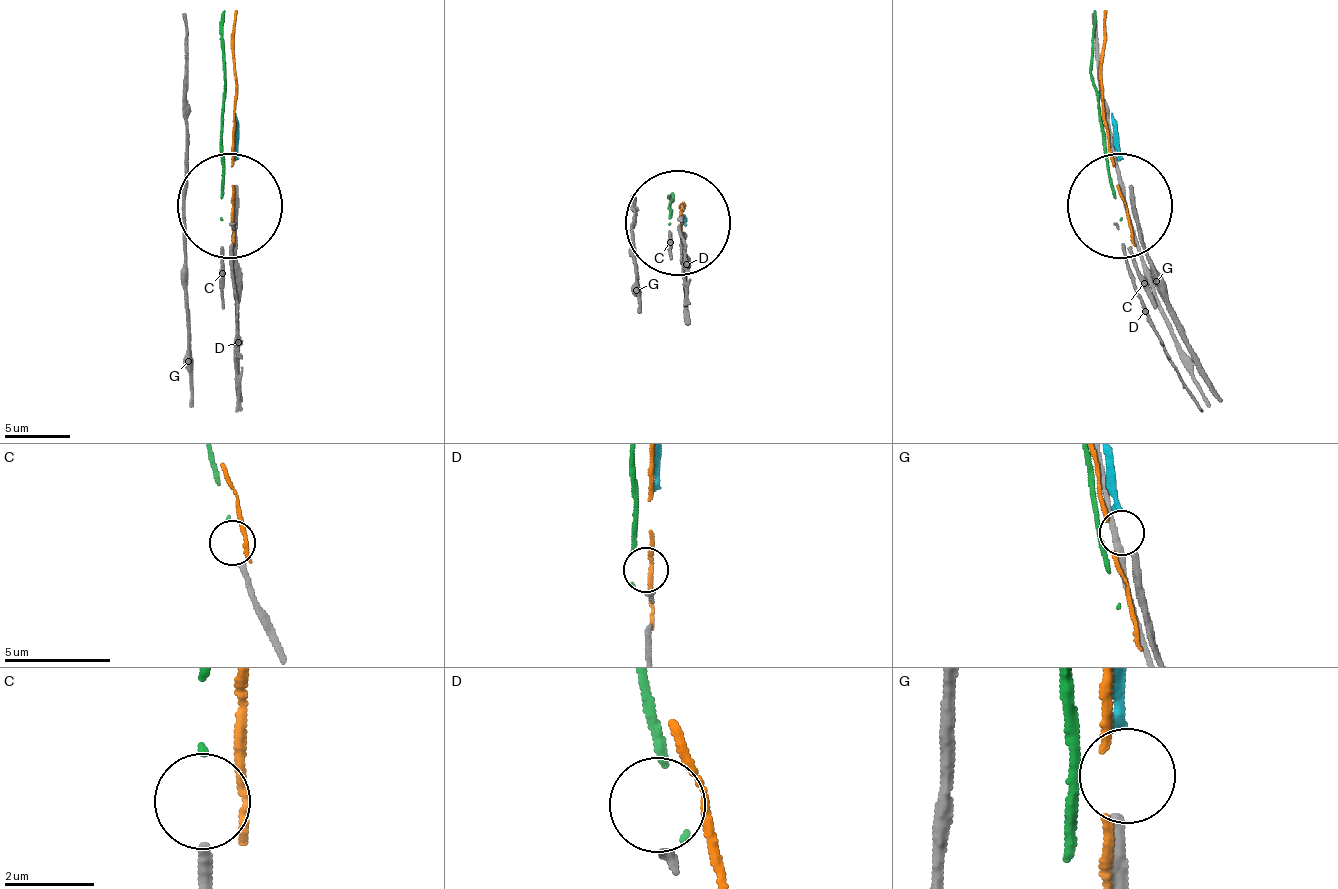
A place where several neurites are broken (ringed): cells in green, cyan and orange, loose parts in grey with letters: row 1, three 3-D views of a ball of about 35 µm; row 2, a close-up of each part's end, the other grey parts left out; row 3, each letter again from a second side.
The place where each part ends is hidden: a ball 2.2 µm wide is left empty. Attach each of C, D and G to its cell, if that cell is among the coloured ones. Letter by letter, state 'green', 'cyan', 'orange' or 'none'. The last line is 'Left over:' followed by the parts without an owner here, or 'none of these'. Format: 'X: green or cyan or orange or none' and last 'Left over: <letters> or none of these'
C: green
D: none
G: cyan
Left over: D

